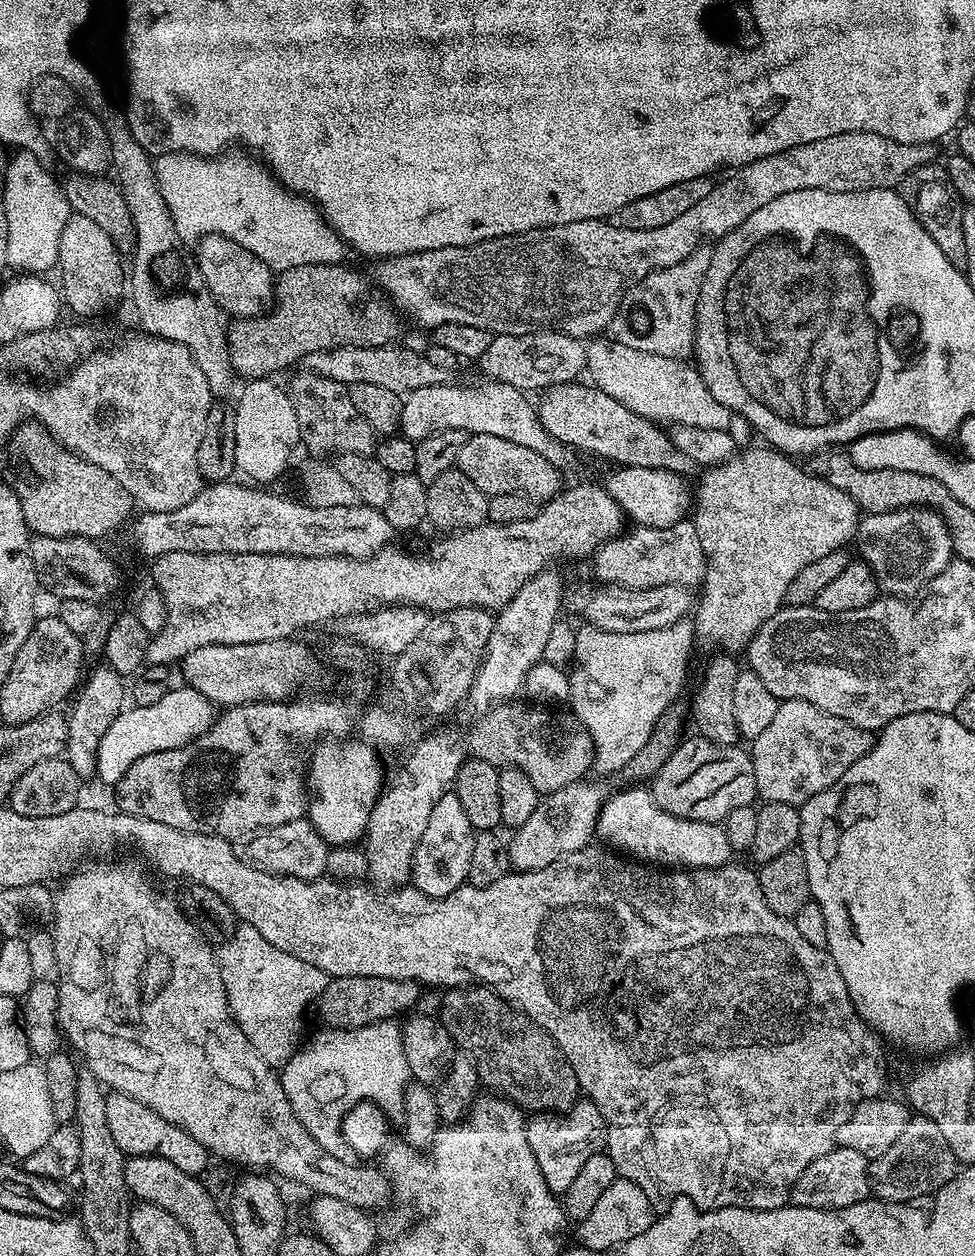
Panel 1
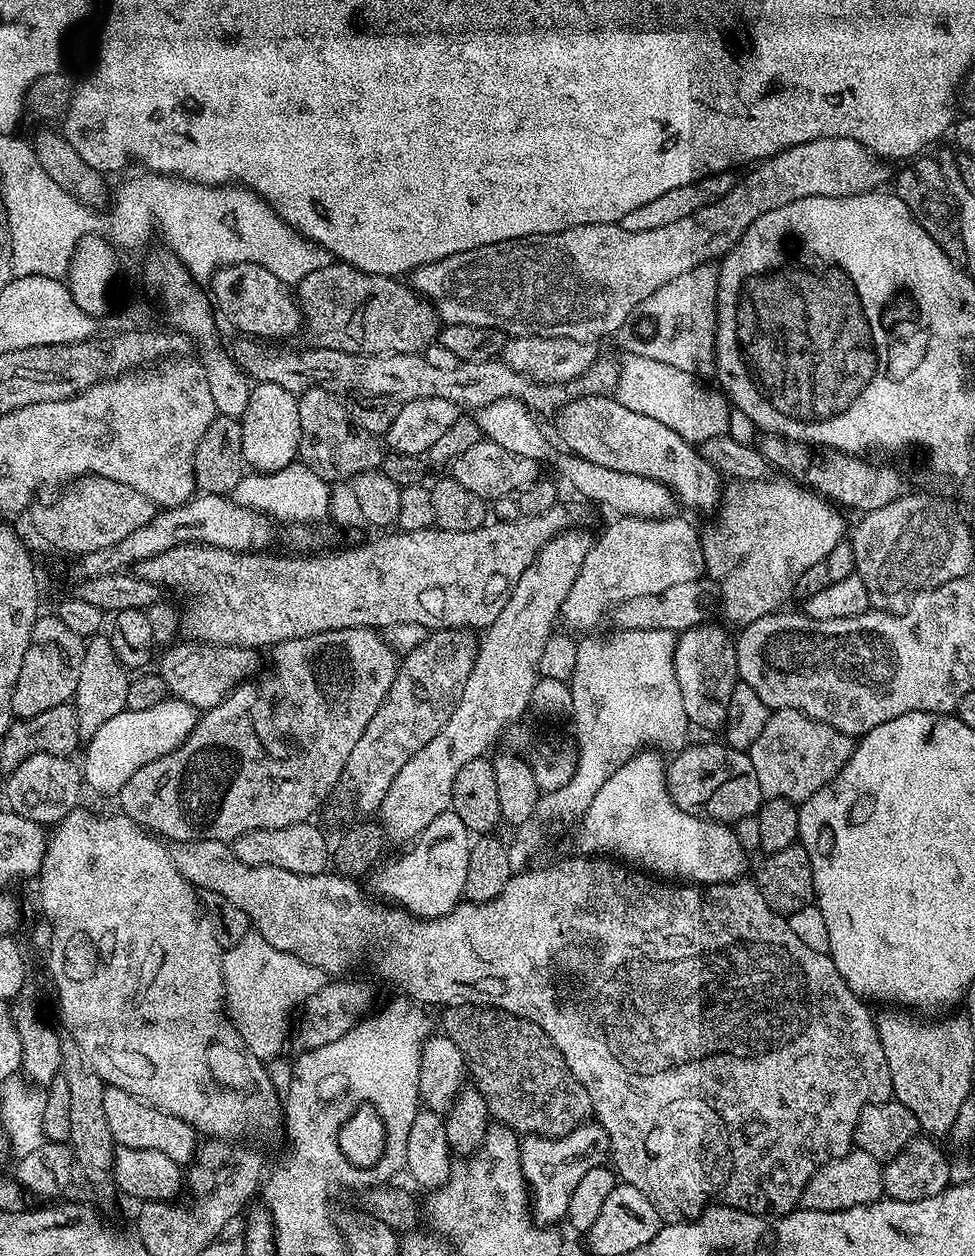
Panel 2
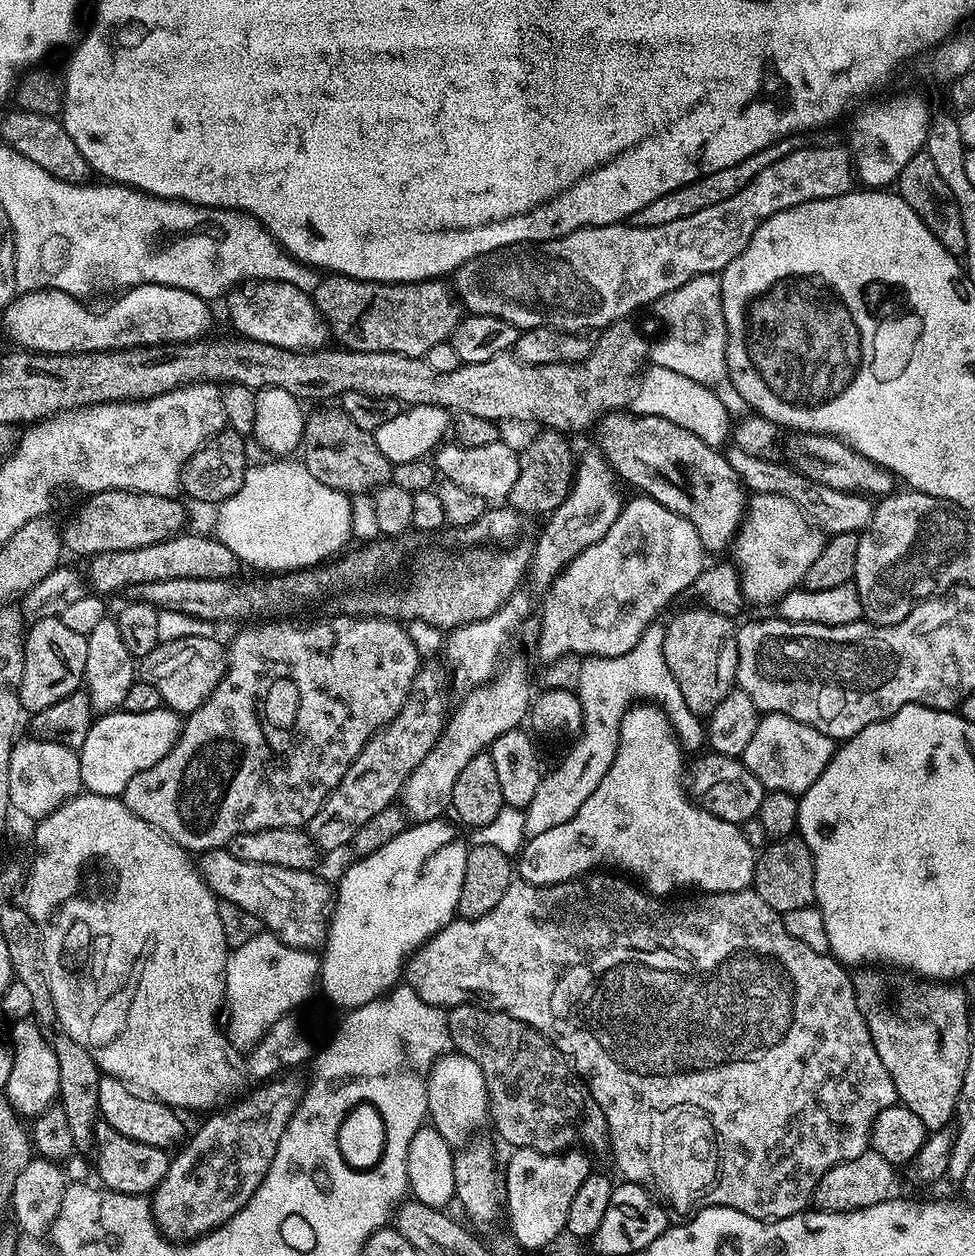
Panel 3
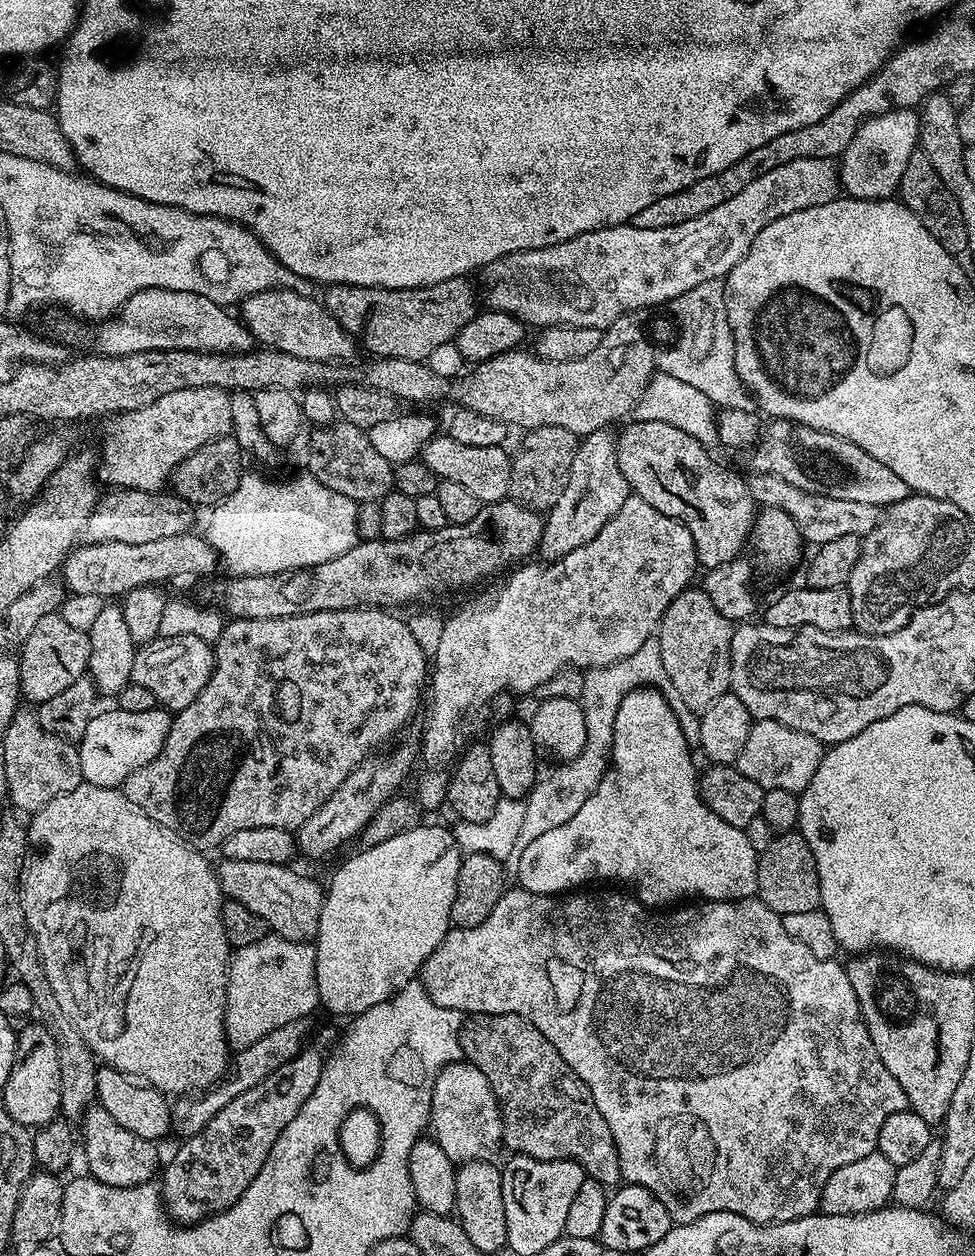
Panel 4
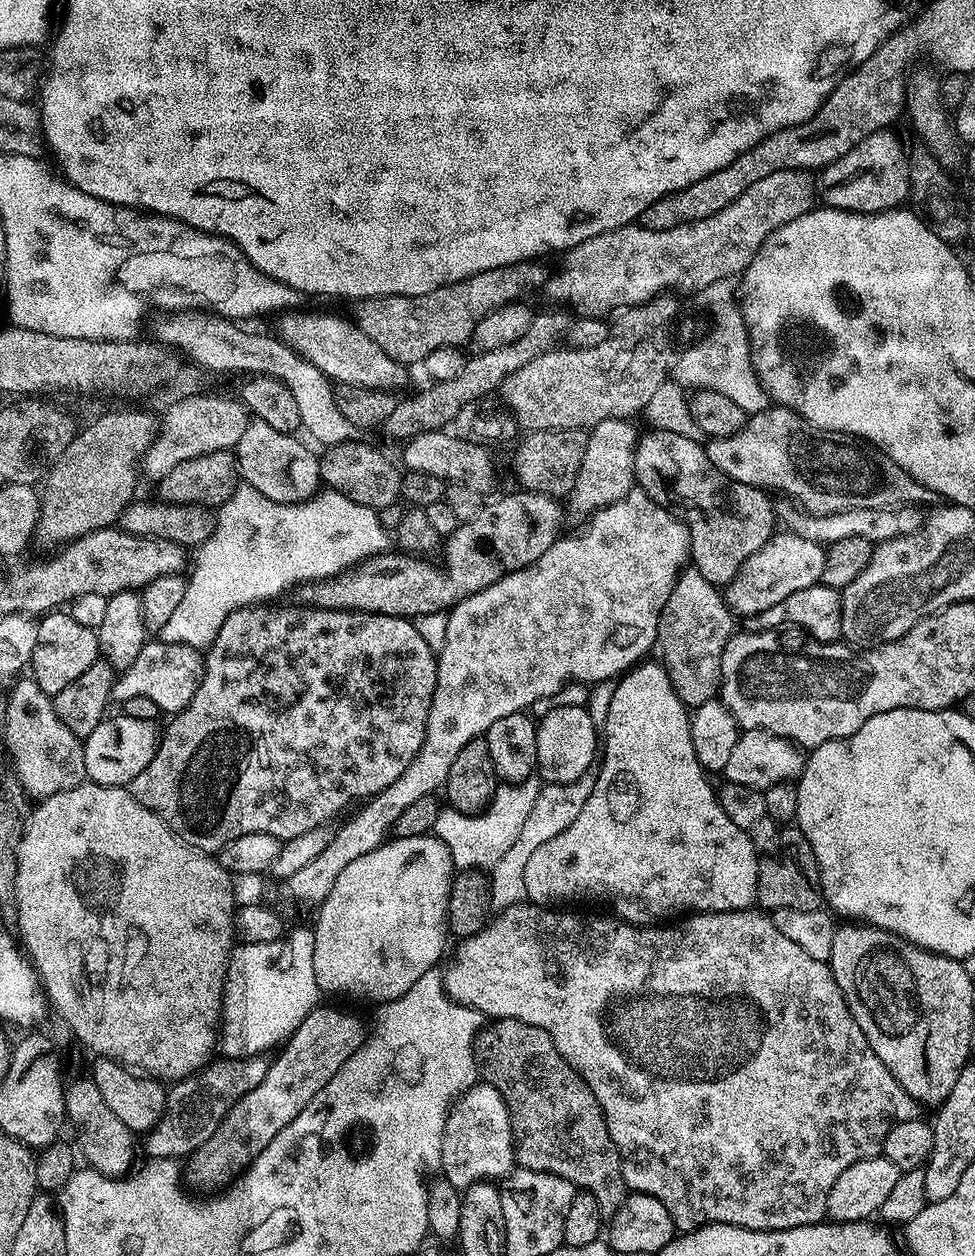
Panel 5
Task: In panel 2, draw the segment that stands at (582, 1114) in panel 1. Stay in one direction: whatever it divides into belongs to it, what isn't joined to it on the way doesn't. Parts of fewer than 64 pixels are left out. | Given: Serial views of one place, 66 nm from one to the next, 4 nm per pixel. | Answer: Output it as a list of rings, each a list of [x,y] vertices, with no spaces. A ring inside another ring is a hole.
[[[599,1122],[582,1123],[568,1136],[524,1136],[520,1142],[520,1165],[530,1193],[533,1220],[541,1226],[559,1225],[559,1220],[561,1223],[568,1215],[570,1194],[574,1194],[579,1180],[588,1171],[601,1167],[608,1151],[608,1135]]]

